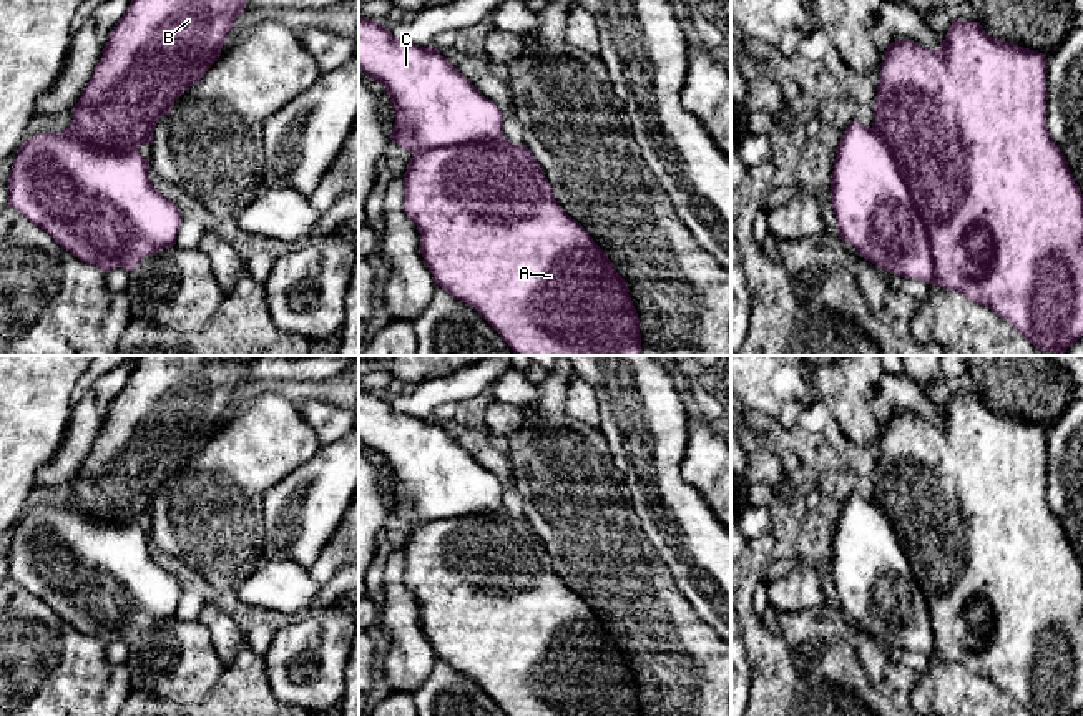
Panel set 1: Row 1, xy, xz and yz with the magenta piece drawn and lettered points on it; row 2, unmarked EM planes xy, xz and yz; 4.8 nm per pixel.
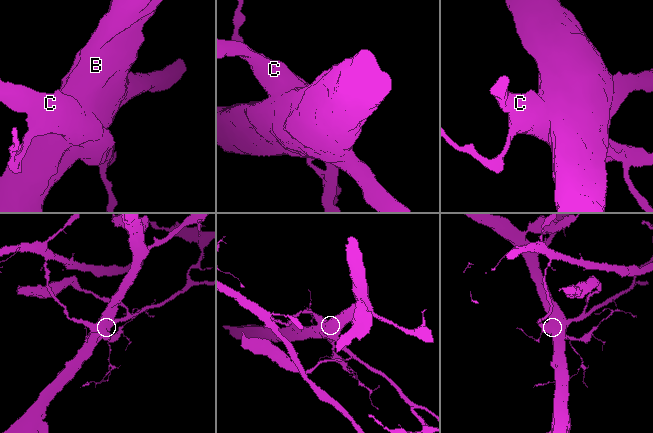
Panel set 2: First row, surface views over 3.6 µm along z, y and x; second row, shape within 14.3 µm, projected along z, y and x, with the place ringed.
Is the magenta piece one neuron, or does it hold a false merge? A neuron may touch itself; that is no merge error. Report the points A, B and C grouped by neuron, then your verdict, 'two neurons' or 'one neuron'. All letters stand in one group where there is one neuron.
groups A B / C; two neurons

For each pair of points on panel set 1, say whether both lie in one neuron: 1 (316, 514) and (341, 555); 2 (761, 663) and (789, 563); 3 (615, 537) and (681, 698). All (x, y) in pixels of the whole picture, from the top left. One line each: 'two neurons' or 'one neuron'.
1: two neurons
2: two neurons
3: one neuron

